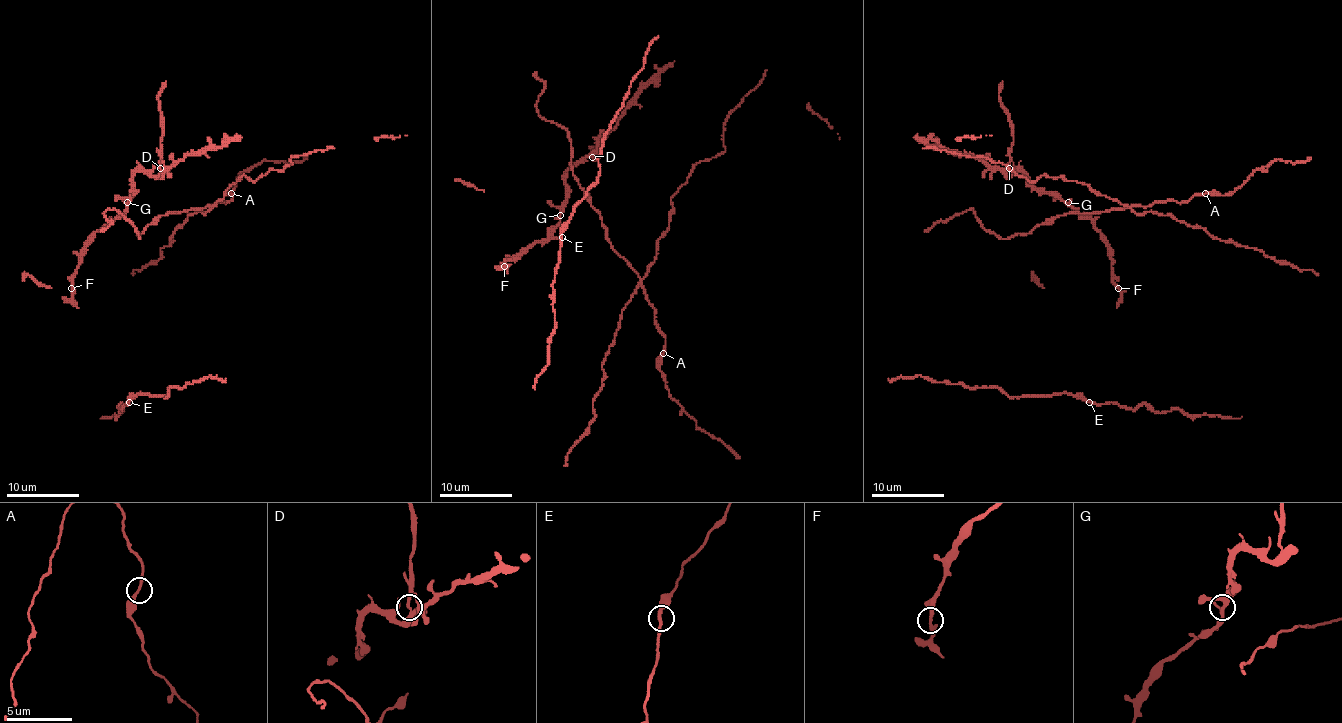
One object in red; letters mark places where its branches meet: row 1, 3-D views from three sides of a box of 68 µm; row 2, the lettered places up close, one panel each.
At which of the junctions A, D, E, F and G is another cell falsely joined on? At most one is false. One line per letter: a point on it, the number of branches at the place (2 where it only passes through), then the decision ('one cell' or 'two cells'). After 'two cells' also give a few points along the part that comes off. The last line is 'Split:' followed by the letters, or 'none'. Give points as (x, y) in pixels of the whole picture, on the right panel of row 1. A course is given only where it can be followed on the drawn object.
A: at (1205, 193); 2 branches meet; one cell
D: at (1009, 168); 3 branches meet; two cells; foreign part runs (1010, 168), (1013, 124), (1001, 101), (999, 88), (1002, 81)
E: at (1089, 402); 2 branches meet; one cell
F: at (1118, 288); 3 branches meet; one cell
G: at (1068, 202); 3 branches meet; one cell
Split: D

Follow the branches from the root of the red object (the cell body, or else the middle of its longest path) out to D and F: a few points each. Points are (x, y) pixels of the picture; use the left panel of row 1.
D: (127, 206), (133, 195), (133, 175), (137, 172), (156, 175), (160, 168)
F: (127, 206), (95, 233), (86, 248), (71, 288)

